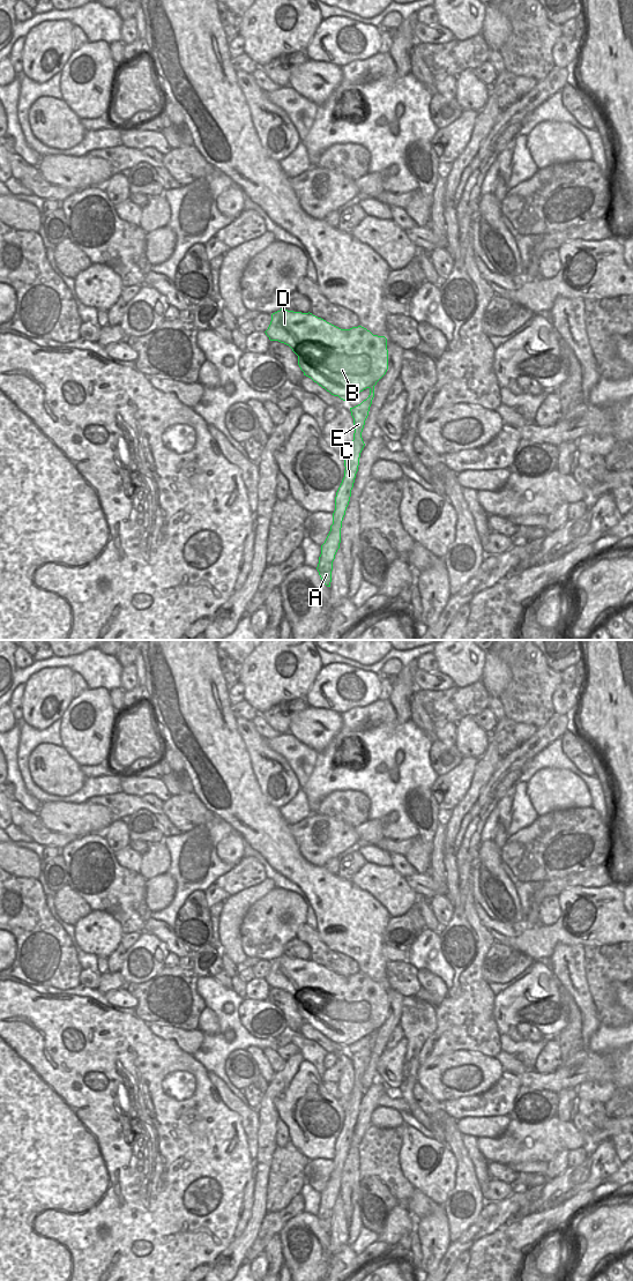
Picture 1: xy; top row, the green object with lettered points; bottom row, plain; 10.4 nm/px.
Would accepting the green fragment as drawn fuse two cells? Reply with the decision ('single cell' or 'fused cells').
fused cells

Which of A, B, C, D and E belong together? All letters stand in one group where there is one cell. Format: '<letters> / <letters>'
A C E / B D

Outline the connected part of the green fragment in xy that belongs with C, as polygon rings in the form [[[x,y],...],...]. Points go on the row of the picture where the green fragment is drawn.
[[[371,387],[368,397],[360,404],[350,408],[355,425],[353,440],[344,457],[344,477],[335,497],[333,524],[330,526],[330,531],[325,543],[321,545],[321,554],[319,557],[319,564],[316,567],[322,582],[327,587],[330,587],[333,561],[341,543],[342,521],[350,501],[351,490],[353,487],[356,474],[358,471],[360,453],[365,446],[362,438],[362,432],[365,425],[365,420],[368,416],[373,397],[374,387]]]

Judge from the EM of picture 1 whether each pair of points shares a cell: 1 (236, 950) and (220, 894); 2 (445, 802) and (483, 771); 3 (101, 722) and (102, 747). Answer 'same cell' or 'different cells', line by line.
1: different cells
2: different cells
3: same cell

